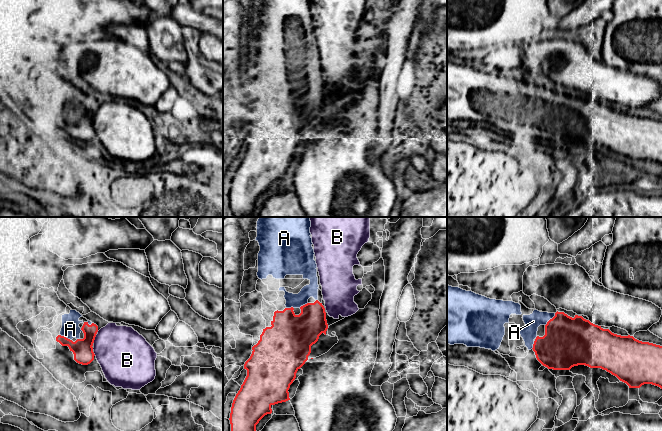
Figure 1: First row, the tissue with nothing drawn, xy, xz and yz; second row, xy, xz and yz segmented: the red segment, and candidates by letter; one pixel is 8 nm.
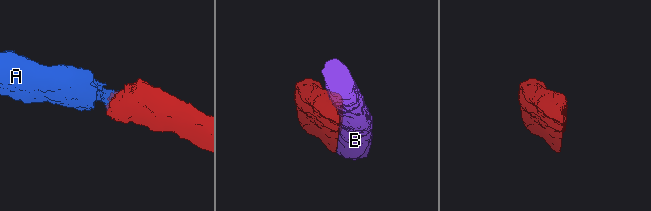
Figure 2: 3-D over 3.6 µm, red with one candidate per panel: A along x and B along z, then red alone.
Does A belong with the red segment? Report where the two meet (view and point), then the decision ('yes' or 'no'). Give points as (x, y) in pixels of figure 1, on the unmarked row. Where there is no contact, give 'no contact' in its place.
contact yz (550, 95); yes

